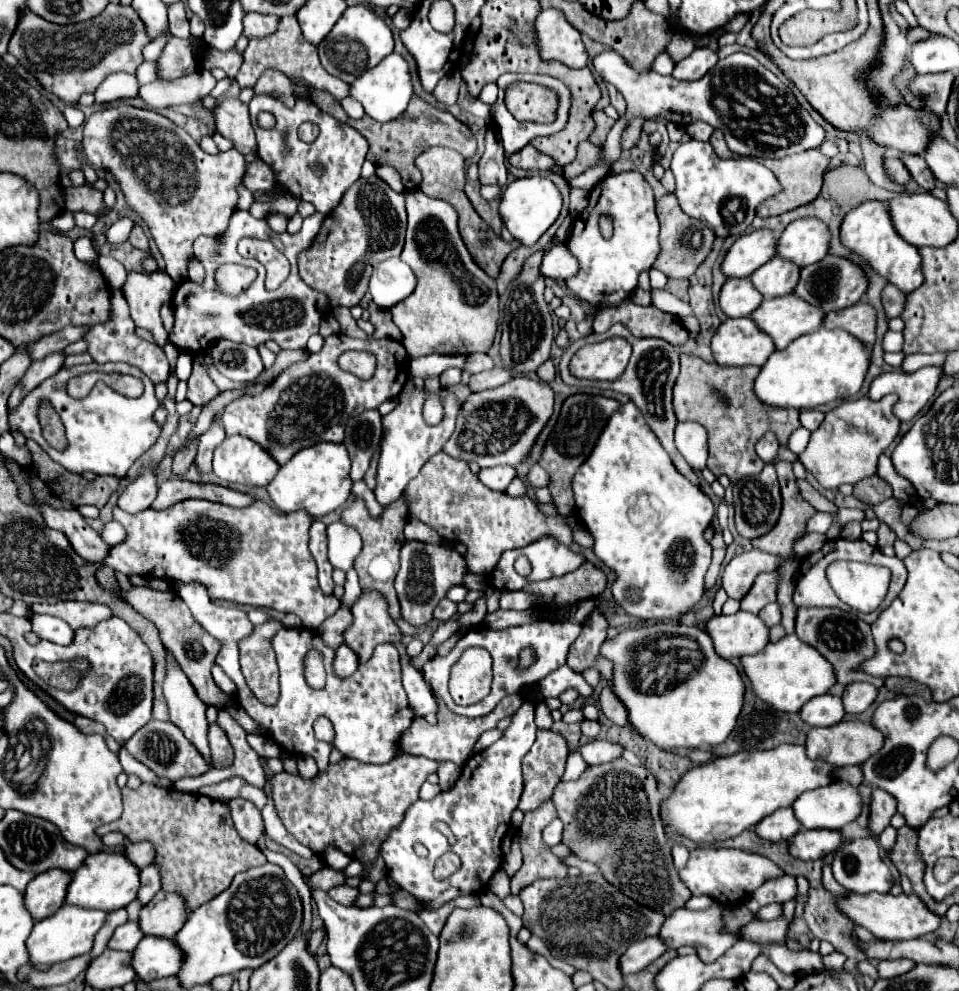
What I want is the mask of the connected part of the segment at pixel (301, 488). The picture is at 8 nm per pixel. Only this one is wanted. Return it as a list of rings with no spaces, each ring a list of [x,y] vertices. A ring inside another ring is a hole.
[[[315,444],[313,448],[305,448],[297,452],[287,464],[283,464],[267,486],[267,492],[273,504],[281,512],[297,512],[307,510],[311,516],[319,518],[333,510],[337,510],[351,494],[351,478],[349,478],[349,456],[343,444]]]

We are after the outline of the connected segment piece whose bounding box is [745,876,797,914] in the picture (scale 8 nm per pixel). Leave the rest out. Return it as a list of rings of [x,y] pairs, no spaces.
[[[783,876],[779,880],[769,880],[765,882],[763,886],[759,886],[751,900],[745,904],[753,914],[757,912],[757,908],[765,906],[765,904],[773,904],[773,902],[787,902],[787,900],[793,900],[795,898],[795,890],[797,890],[796,879],[793,876]]]

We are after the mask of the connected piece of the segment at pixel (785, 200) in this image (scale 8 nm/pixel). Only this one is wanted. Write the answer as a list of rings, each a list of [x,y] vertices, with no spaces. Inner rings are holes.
[[[819,150],[799,152],[799,154],[793,154],[793,156],[785,156],[781,160],[769,160],[767,158],[765,166],[777,174],[777,178],[781,180],[783,192],[773,196],[773,200],[763,202],[757,208],[757,216],[759,218],[769,218],[769,216],[777,216],[777,214],[783,214],[783,212],[789,212],[793,208],[799,208],[799,206],[805,206],[805,204],[813,202],[819,196],[819,192],[821,192],[823,172],[827,170],[827,164],[829,164],[829,158],[819,154]]]

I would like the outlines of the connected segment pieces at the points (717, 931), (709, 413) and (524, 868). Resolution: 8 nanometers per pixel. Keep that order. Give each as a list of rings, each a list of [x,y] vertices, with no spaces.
[[[715,902],[711,908],[707,910],[687,910],[687,908],[679,908],[675,910],[673,914],[669,914],[657,934],[663,944],[667,948],[679,948],[679,946],[693,946],[697,948],[699,952],[699,958],[705,962],[705,964],[711,964],[713,960],[717,960],[725,950],[729,950],[737,938],[739,938],[739,932],[735,934],[729,934],[723,930],[723,920],[721,920],[721,906]]]
[[[681,354],[681,374],[673,386],[673,410],[679,422],[693,420],[705,426],[709,434],[709,460],[707,468],[715,476],[729,476],[737,482],[745,476],[759,472],[759,456],[755,454],[757,440],[773,432],[781,446],[787,446],[789,436],[801,426],[799,410],[795,408],[771,408],[761,404],[753,392],[753,380],[759,368],[721,368],[719,364],[703,362],[697,356]]]
[[[553,800],[543,802],[541,808],[525,814],[521,824],[521,850],[523,850],[523,864],[511,878],[511,894],[517,896],[525,886],[533,884],[539,878],[565,878],[567,866],[553,856],[541,840],[541,828],[549,820],[553,820],[555,804]]]

